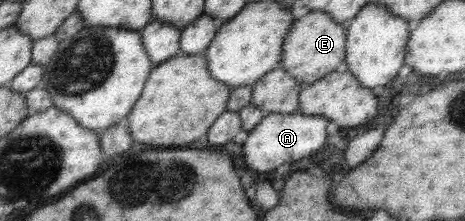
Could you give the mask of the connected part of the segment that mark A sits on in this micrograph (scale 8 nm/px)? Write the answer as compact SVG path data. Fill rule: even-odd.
M298 112L291 114L267 114L249 131L246 141L237 149L244 149L244 161L250 169L272 171L282 163L292 163L304 159L318 151L326 141L326 127L329 119L319 115L304 115Z

